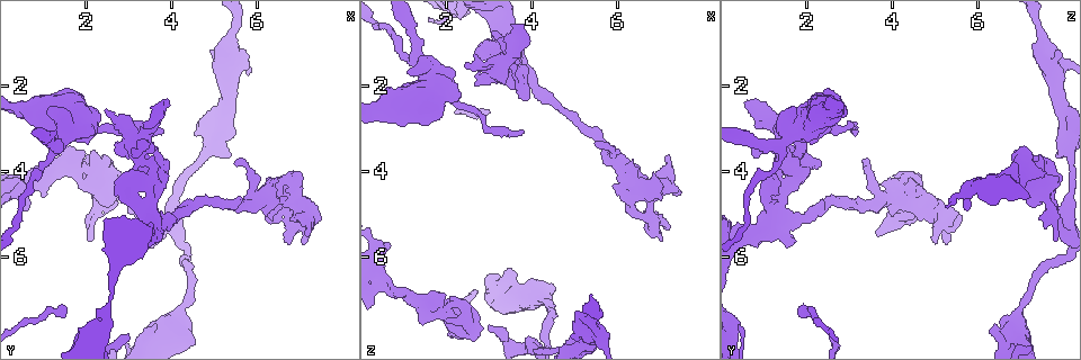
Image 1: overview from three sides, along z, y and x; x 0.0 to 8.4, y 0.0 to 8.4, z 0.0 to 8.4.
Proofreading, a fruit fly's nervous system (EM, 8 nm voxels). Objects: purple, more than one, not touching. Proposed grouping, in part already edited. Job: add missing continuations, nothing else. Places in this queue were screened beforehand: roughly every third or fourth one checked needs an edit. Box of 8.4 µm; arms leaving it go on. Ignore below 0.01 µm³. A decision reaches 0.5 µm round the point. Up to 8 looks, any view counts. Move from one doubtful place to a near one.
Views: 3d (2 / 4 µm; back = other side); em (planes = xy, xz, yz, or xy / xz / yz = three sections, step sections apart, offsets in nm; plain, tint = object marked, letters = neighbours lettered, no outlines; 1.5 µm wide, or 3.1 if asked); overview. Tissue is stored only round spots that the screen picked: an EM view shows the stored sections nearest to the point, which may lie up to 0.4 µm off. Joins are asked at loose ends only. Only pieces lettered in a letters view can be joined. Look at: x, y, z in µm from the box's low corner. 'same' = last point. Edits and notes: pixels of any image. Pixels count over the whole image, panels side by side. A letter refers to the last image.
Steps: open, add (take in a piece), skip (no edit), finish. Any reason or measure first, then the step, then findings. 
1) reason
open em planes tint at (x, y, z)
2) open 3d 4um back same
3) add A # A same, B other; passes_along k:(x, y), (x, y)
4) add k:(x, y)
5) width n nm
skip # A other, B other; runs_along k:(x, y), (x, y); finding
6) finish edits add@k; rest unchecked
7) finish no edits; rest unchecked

free end
open em xy step 4 letters at (2.75, 4.55, 1.40)

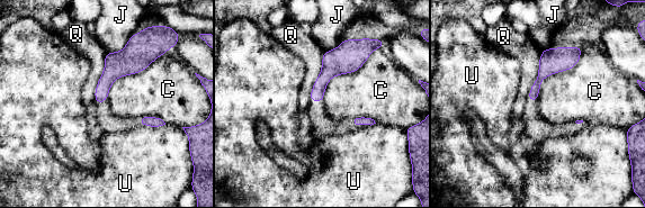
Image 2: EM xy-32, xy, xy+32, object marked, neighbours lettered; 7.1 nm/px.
skip # C other, J other, Q other, U other; border 2:(379, 48), (336, 74), (322, 101); no lettered piece goes on from it

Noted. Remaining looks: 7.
free end
open em planes tint at (2.00, 2.30, 2.55)

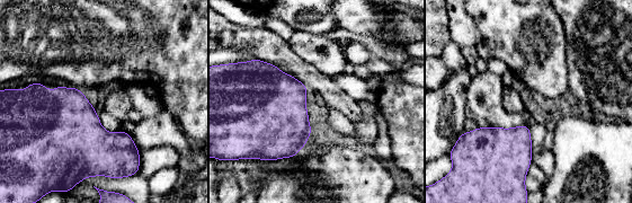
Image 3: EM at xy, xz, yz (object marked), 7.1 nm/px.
open em planes letters same

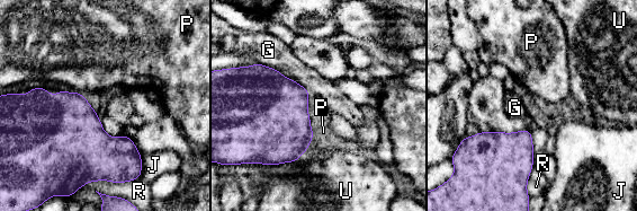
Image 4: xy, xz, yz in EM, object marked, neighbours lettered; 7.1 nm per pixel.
skip # G other, J other, P other, R other, U other; border 4:(75, 90), (80, 93); no lettered piece goes on from it

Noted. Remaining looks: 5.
finish no edits; rest unchecked

